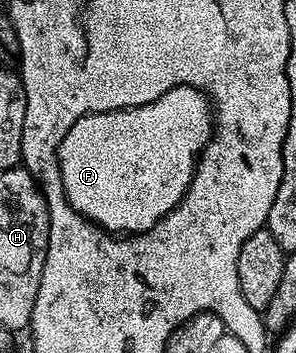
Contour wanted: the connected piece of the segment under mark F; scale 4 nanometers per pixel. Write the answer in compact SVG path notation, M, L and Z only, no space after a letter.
M188 83L169 88L165 93L161 93L161 97L157 97L145 105L123 107L119 111L102 111L101 113L81 117L71 126L69 133L65 133L65 137L59 146L59 173L65 197L69 201L69 205L73 205L73 209L77 213L81 213L84 219L90 219L91 222L96 223L104 231L118 233L119 235L139 235L142 231L153 229L153 225L157 225L157 221L164 219L185 197L185 193L191 184L191 178L195 176L195 164L199 154L202 153L211 140L212 130L213 108L211 100L202 91L197 90L196 87L190 87Z

